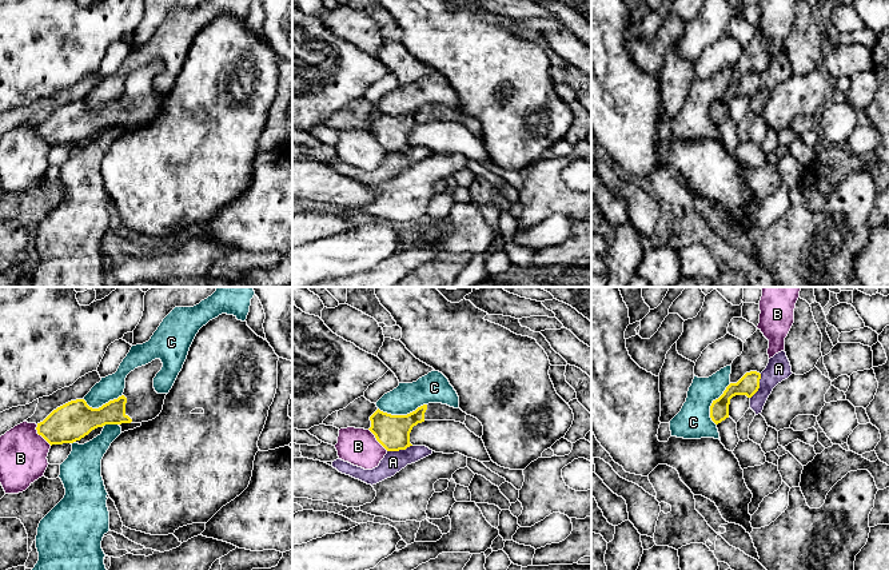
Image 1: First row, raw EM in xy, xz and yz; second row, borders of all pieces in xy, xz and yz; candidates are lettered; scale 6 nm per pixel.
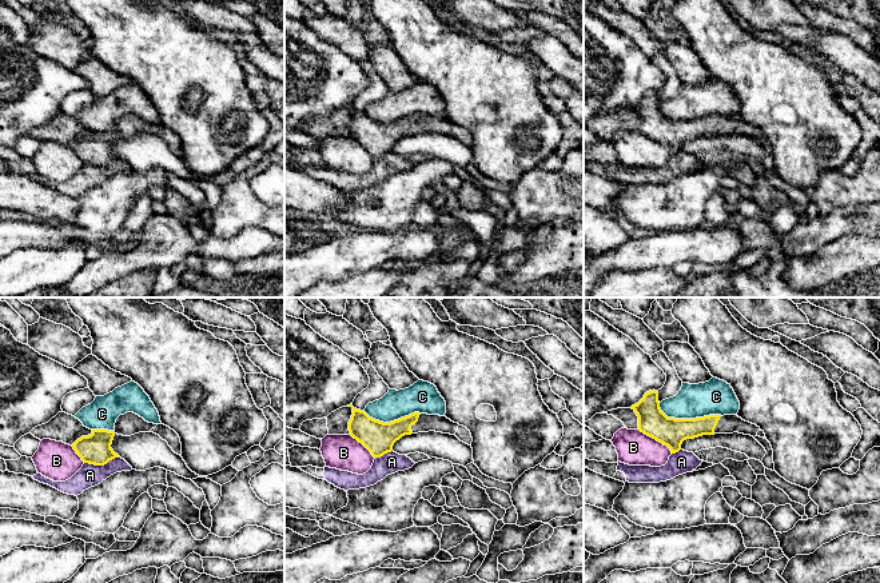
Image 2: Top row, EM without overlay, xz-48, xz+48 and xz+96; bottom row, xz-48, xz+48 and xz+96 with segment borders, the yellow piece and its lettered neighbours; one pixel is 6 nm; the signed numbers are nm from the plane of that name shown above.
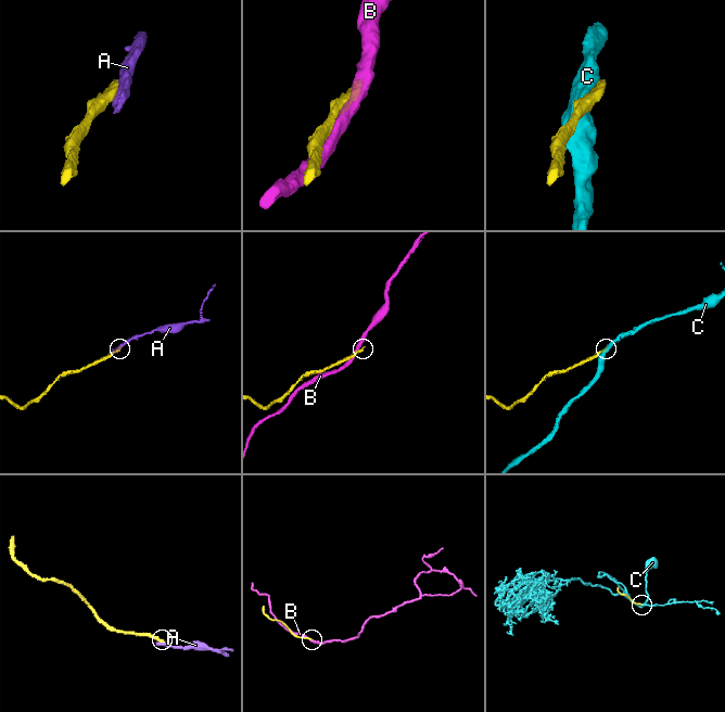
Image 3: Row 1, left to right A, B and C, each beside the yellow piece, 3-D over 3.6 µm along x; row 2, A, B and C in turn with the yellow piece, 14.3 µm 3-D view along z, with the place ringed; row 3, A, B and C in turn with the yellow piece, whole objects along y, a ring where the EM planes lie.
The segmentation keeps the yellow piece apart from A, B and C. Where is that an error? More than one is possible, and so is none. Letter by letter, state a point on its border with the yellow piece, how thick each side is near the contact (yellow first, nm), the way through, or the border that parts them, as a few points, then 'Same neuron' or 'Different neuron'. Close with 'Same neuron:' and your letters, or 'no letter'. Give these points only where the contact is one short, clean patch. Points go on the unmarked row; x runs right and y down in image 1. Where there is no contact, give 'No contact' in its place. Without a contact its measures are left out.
A: Touches yellow at xz (399, 150). Thickness 200 nm (yellow) against 130 nm. Boundary: xz (411, 146), (405, 150), (387, 152). Different neuron
B: Touches yellow at xy (40, 135). Thickness 240 nm (yellow) against 280 nm. Different neuron
C: Touches yellow at xz (402, 116). Thickness 200 nm (yellow) against 180 nm. Different neuron
Same neuron: no letter

